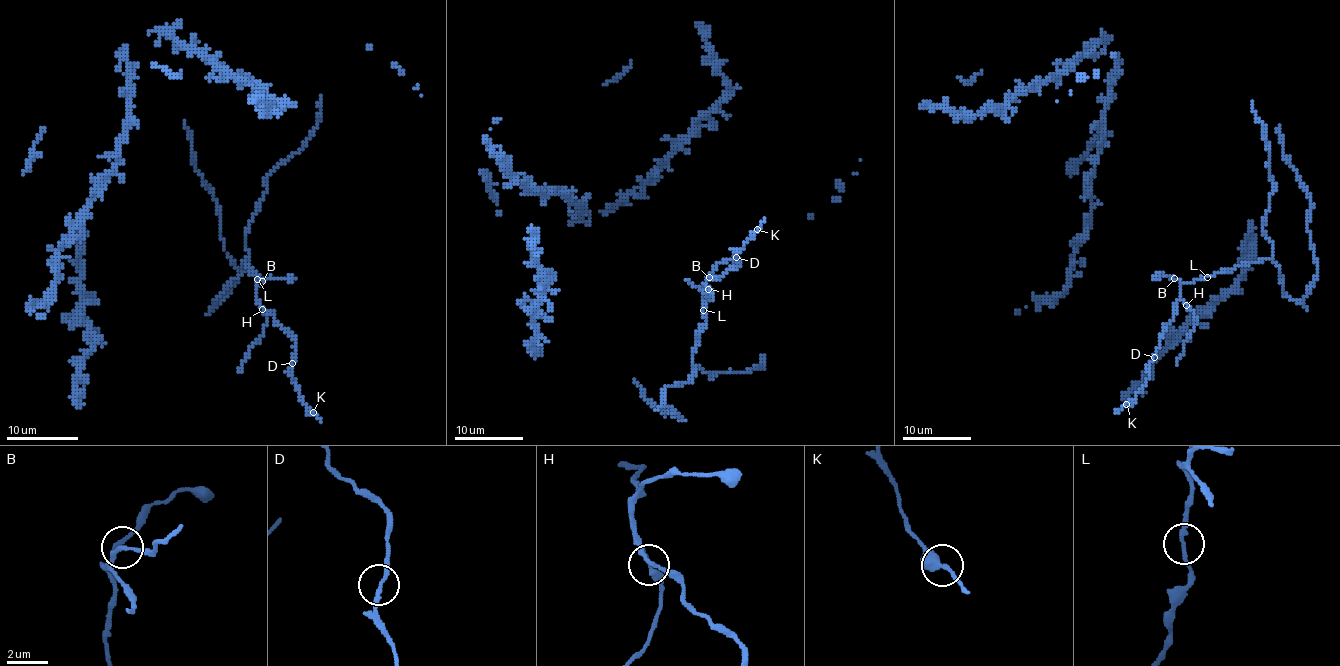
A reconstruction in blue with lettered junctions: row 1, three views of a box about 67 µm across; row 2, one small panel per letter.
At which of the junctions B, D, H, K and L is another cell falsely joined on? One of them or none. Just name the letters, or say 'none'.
none

